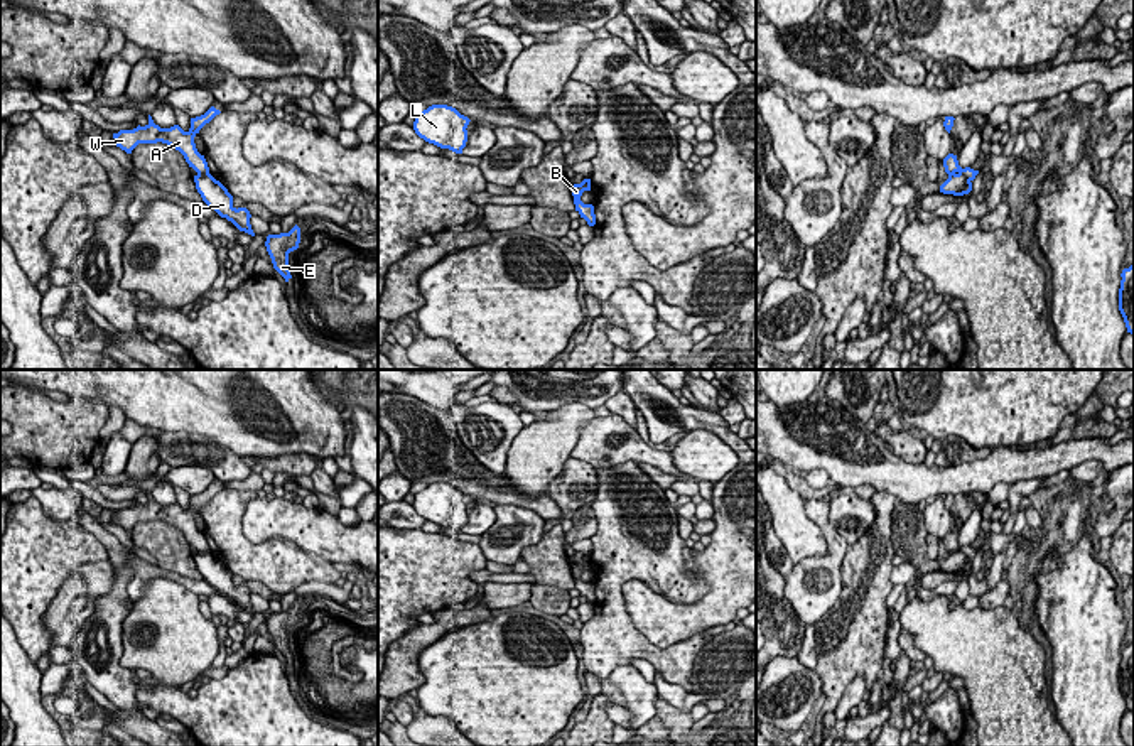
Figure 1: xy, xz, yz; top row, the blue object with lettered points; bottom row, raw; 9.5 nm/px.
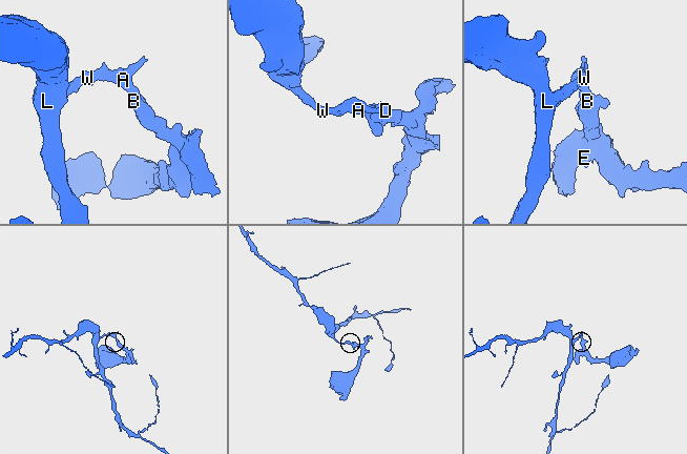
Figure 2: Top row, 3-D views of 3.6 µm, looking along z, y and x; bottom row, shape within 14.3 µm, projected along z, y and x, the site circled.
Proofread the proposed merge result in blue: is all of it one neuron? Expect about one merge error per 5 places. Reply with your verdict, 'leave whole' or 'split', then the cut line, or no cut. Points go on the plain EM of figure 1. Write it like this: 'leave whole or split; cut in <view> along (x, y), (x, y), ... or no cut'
split; cut in xy along (198, 551), (208, 552)

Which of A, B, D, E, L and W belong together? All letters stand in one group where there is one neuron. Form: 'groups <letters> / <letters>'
groups A L W / B D E

